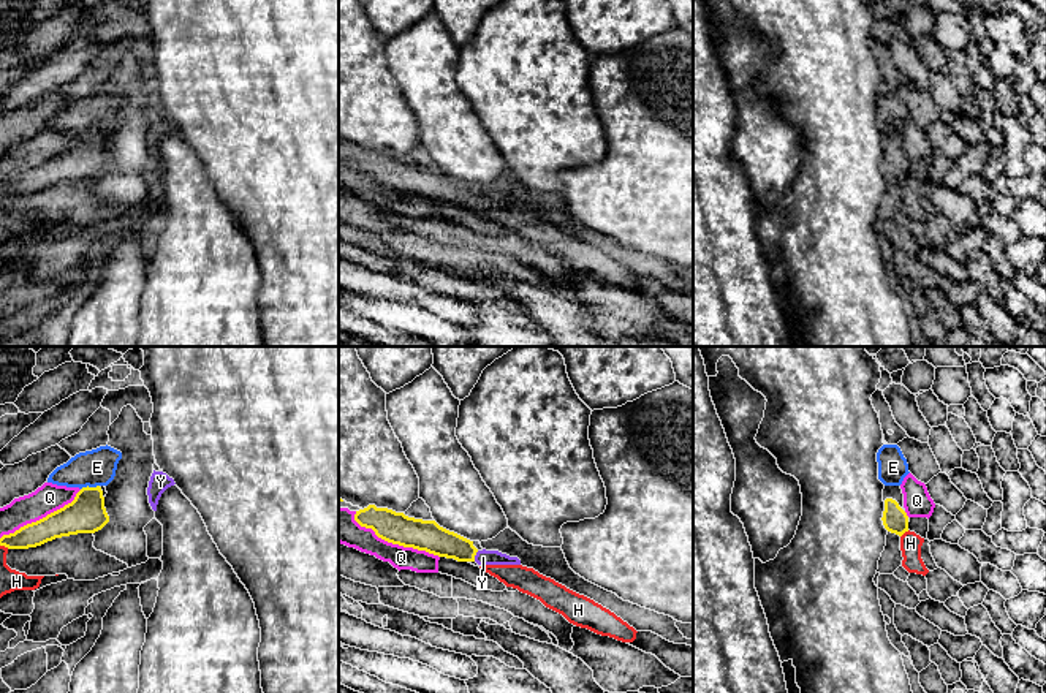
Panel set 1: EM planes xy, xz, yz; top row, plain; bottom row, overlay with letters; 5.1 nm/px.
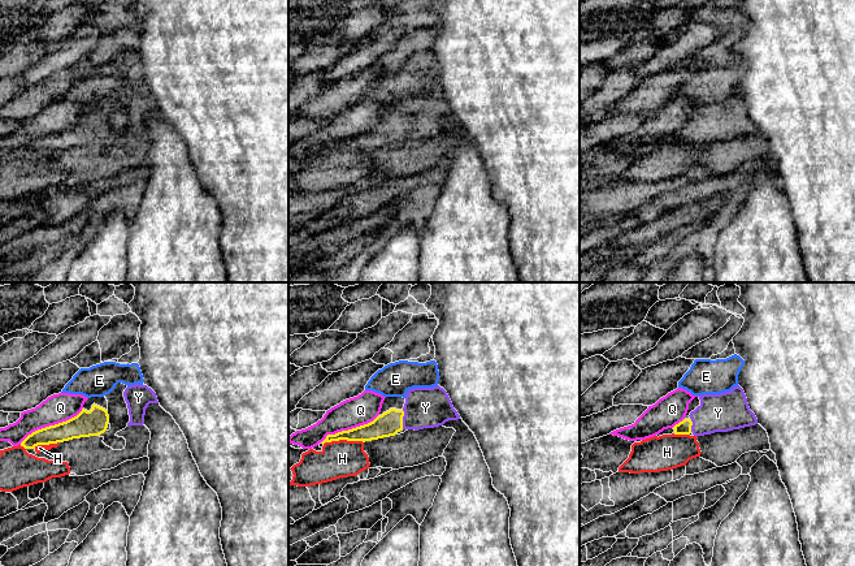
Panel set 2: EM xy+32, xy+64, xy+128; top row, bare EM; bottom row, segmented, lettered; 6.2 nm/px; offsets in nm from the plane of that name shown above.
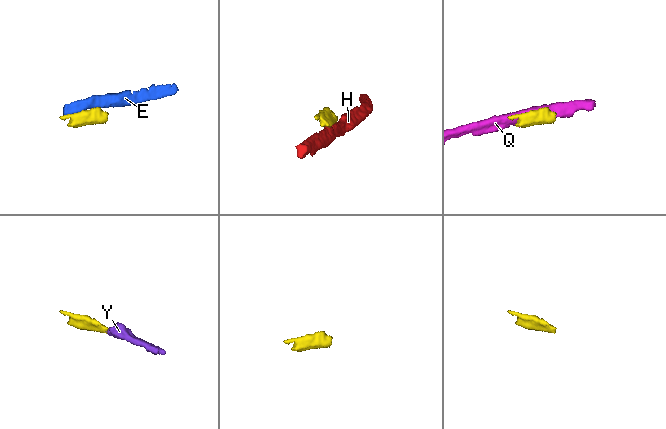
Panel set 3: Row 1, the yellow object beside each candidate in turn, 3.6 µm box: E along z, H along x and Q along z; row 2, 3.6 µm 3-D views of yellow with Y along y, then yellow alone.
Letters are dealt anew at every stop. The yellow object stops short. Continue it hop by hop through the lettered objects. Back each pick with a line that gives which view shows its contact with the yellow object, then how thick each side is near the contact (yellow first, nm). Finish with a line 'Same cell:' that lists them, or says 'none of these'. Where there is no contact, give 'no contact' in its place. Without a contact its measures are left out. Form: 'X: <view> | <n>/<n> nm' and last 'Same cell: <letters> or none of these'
Y: xz | 150/80 nm
Same cell: Y

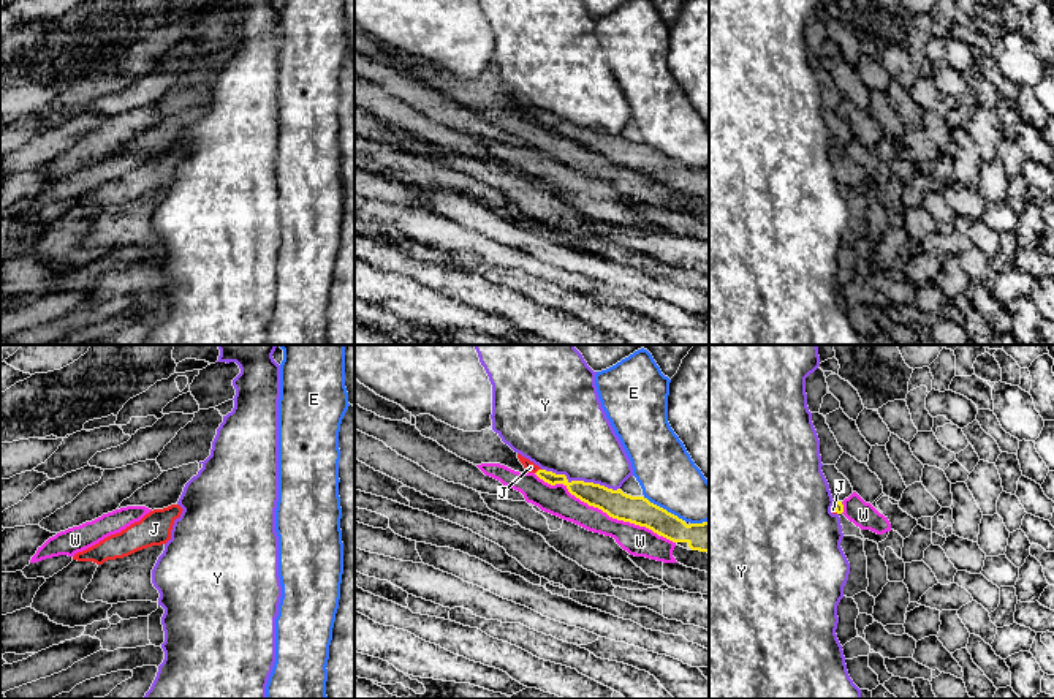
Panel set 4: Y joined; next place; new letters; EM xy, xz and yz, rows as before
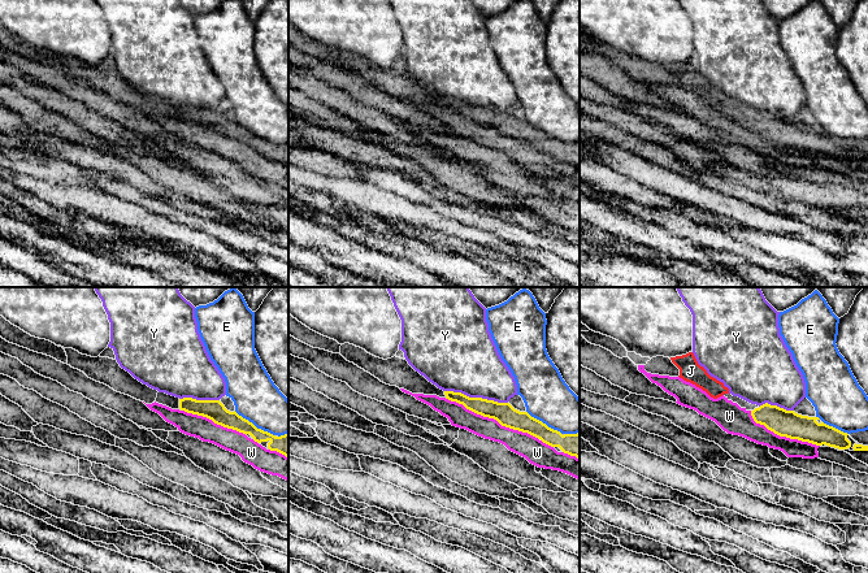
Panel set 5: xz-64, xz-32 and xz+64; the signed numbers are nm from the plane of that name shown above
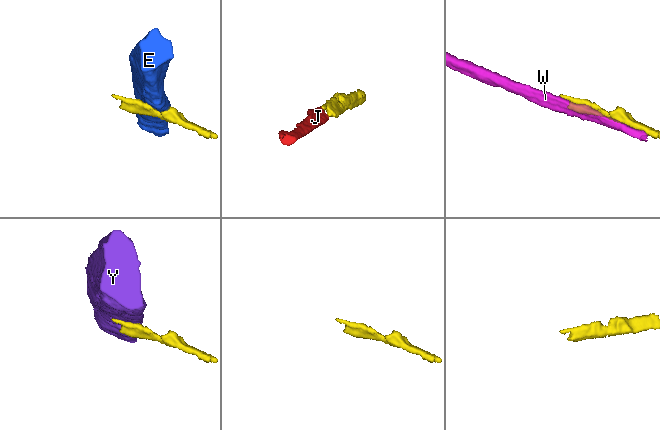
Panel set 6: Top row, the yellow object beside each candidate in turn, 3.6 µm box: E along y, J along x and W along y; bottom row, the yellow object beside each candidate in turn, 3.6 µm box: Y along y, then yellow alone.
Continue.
J: xz | 90/60 nm
Same cell: J

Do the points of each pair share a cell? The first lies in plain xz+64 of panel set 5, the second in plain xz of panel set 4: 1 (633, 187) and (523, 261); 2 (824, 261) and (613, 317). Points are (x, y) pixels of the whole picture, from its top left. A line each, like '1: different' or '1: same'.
1: same
2: different

